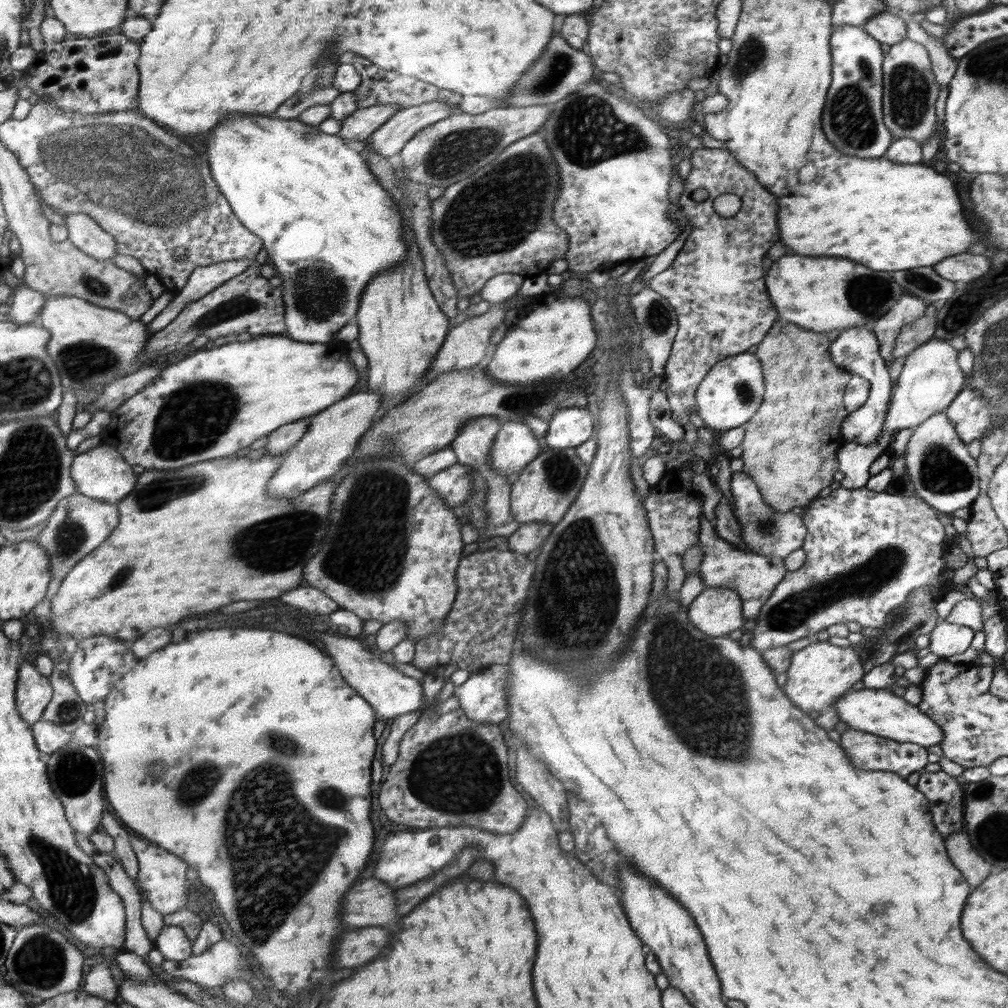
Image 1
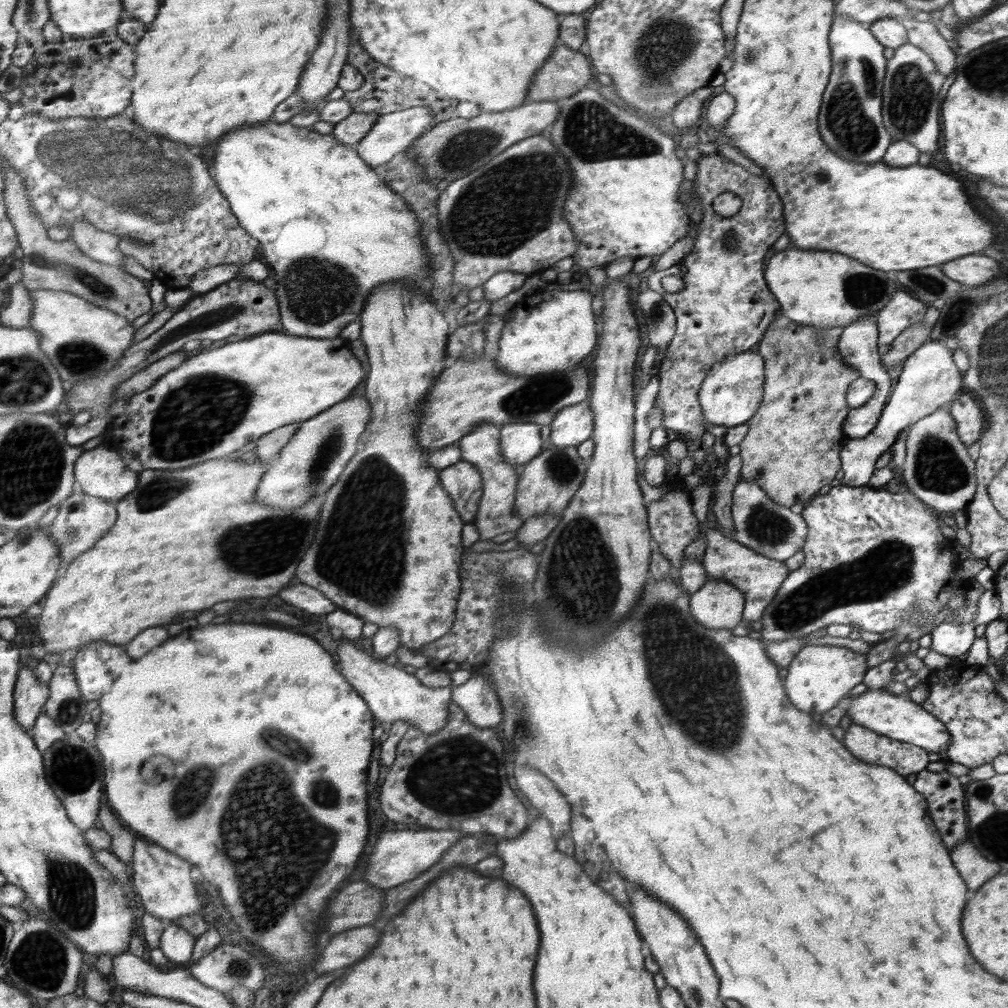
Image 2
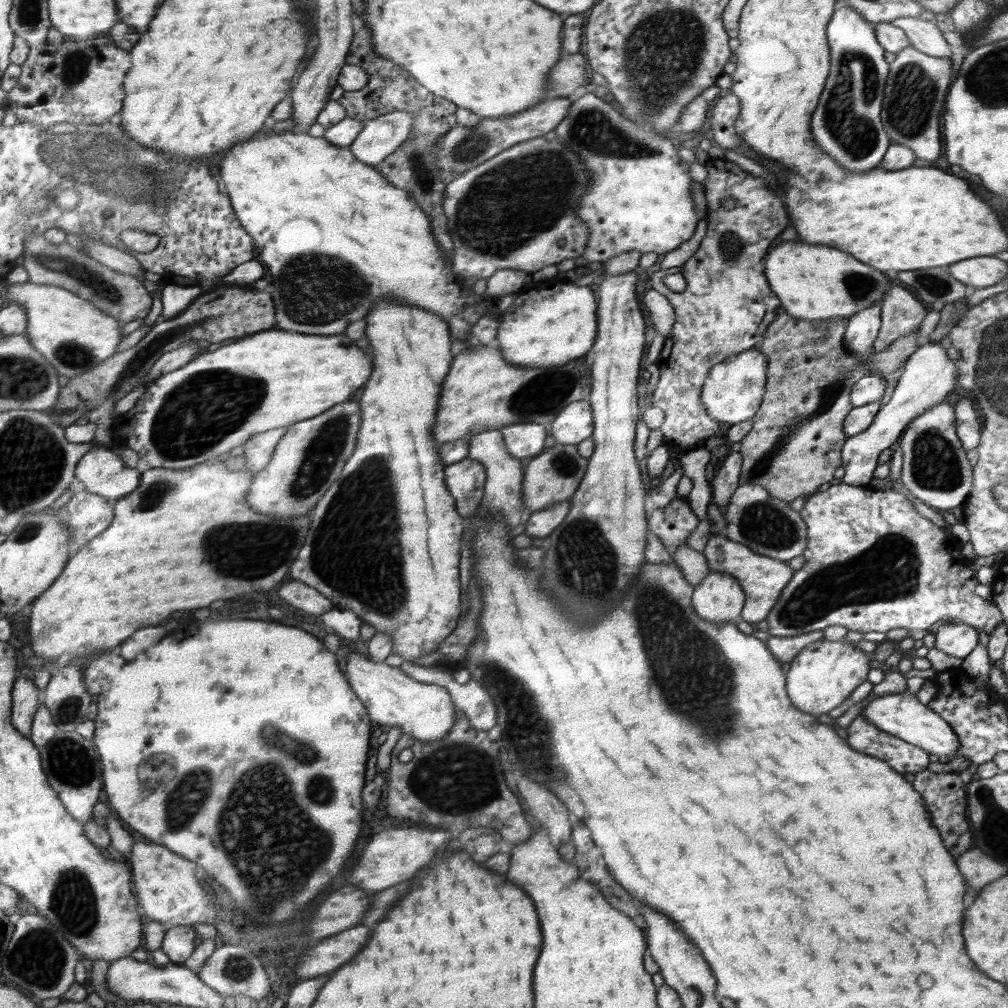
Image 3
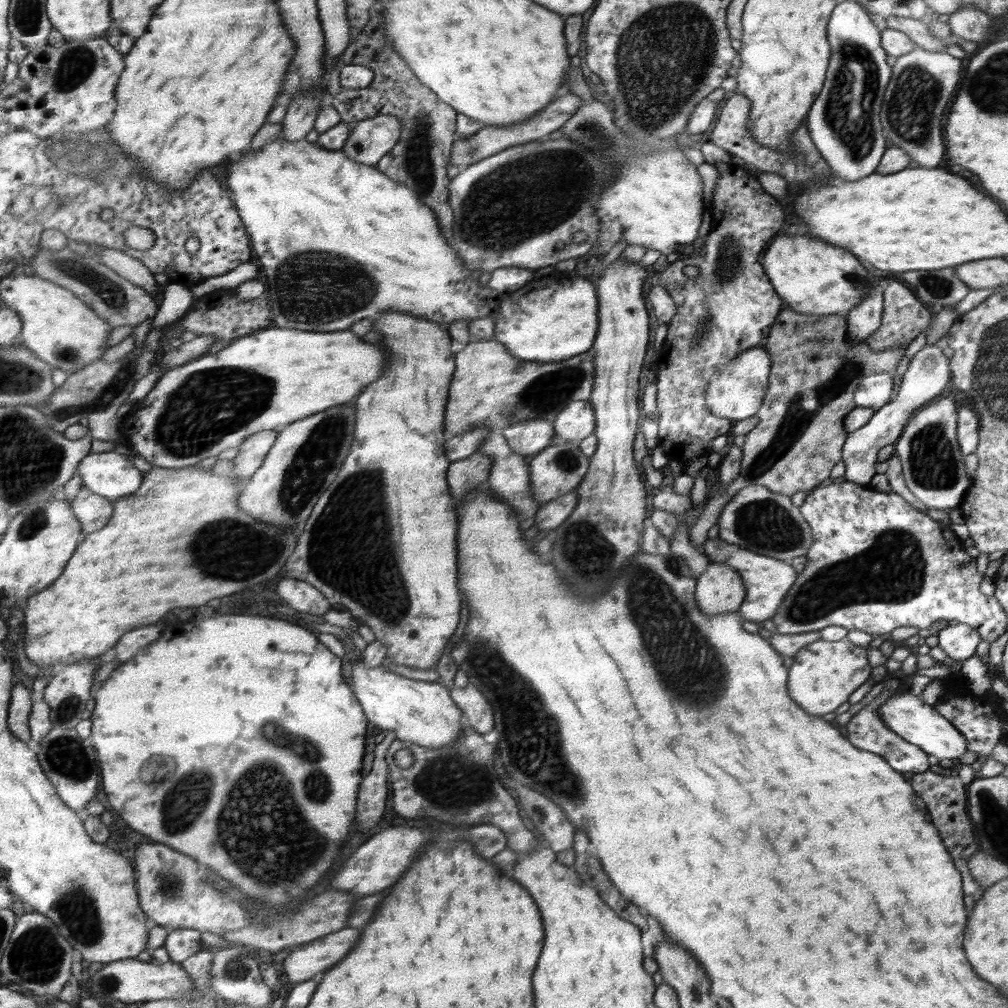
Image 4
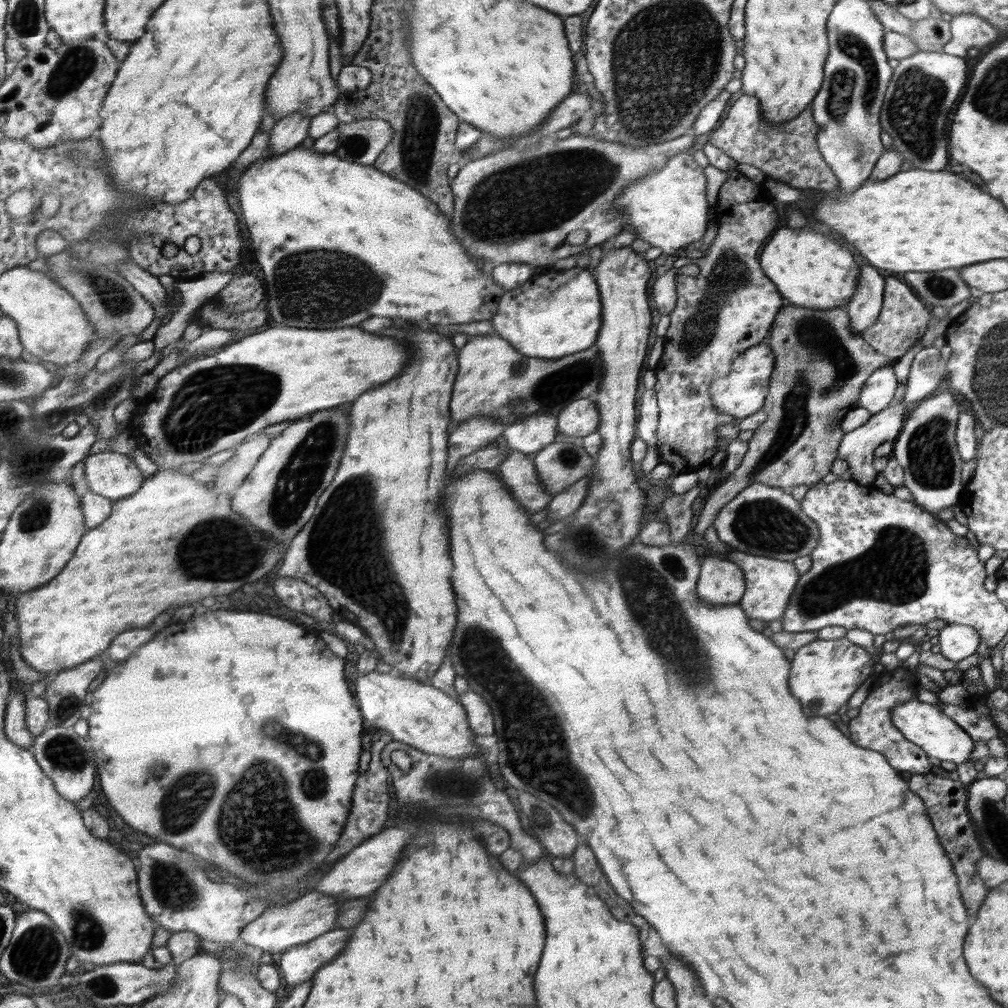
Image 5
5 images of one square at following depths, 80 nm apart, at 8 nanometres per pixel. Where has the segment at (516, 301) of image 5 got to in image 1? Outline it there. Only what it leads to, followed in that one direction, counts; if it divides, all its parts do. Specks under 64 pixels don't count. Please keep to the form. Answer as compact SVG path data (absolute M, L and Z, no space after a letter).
M562 292L560 300L554 298L548 304L540 304L538 308L534 306L534 310L528 312L518 324L508 328L504 338L491 349L489 357L483 363L485 374L507 384L529 384L557 375L570 376L580 362L583 363L594 350L598 336L592 325L588 301L582 300L580 295L569 295L568 298L566 295L568 294Z

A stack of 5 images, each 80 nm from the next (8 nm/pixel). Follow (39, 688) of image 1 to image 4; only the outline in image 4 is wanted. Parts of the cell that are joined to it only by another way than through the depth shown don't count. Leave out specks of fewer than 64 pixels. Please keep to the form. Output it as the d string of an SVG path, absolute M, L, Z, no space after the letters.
M22 683L16 684L16 696L12 696L12 716L8 716L8 728L20 736L20 740L31 743L30 718L34 706L30 689Z

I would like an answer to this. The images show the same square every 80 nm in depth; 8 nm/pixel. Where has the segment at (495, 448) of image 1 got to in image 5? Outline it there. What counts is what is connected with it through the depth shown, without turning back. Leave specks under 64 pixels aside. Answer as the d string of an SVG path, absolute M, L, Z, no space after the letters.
M544 413L530 415L508 425L502 436L510 449L526 455L542 451L561 437L557 417Z

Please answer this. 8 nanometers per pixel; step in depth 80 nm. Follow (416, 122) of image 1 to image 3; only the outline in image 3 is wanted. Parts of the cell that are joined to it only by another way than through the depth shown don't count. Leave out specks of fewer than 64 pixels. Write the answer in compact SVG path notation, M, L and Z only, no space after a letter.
M392 111L365 121L361 133L348 148L358 160L374 167L390 156L407 139L412 127L412 113Z

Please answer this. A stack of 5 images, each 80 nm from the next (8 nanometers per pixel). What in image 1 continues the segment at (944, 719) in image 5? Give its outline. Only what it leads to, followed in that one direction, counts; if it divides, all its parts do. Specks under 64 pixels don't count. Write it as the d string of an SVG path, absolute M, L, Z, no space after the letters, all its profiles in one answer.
M863 689L858 692L851 690L833 705L839 720L854 730L871 732L901 743L914 743L924 748L940 744L943 737L940 726L920 712L917 706L910 705L900 696L895 696L889 689Z

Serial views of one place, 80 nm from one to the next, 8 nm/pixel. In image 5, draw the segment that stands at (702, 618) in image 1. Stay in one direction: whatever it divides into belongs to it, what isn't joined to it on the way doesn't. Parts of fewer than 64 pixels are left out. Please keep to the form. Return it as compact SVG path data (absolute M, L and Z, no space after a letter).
M713 557L701 560L698 598L706 604L739 604L745 593L745 574L737 564Z

